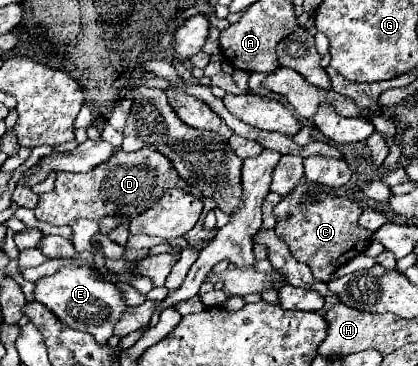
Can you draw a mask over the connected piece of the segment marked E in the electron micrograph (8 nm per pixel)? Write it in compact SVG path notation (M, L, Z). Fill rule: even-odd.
M66 266L52 276L40 278L36 282L34 298L44 306L48 306L48 310L52 310L64 324L68 324L74 330L92 334L100 344L106 344L108 338L114 334L116 320L120 320L126 308L122 292L118 290L116 284L96 276L90 268L76 268L76 266Z

